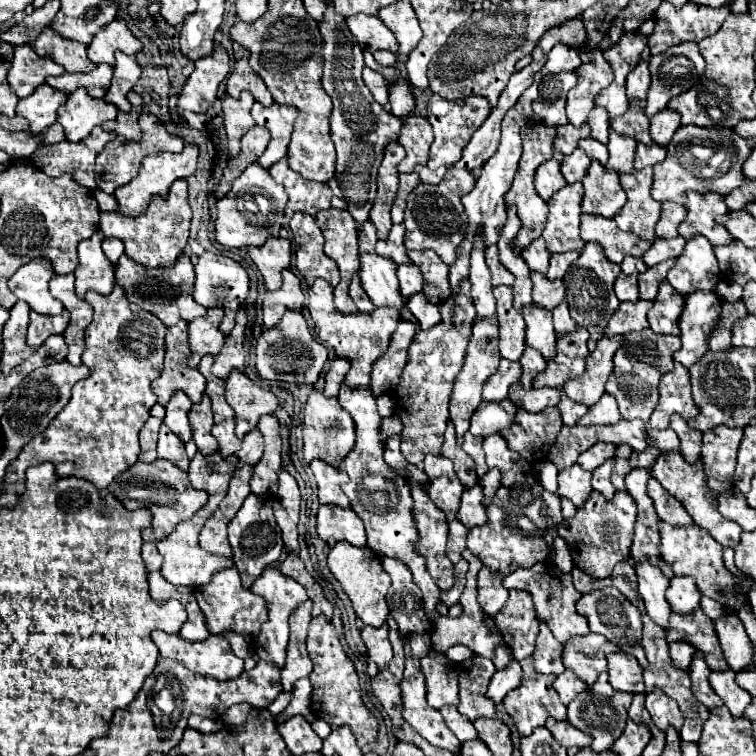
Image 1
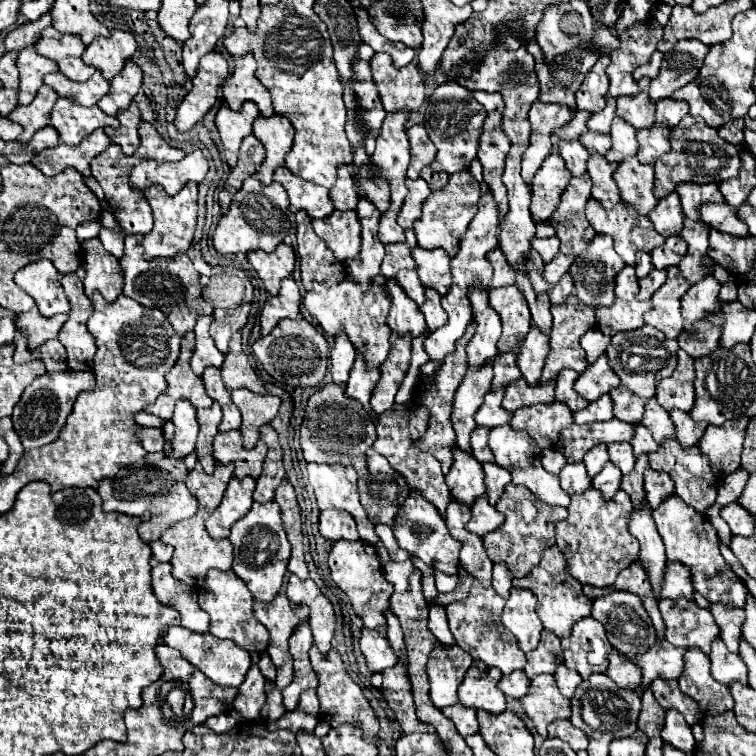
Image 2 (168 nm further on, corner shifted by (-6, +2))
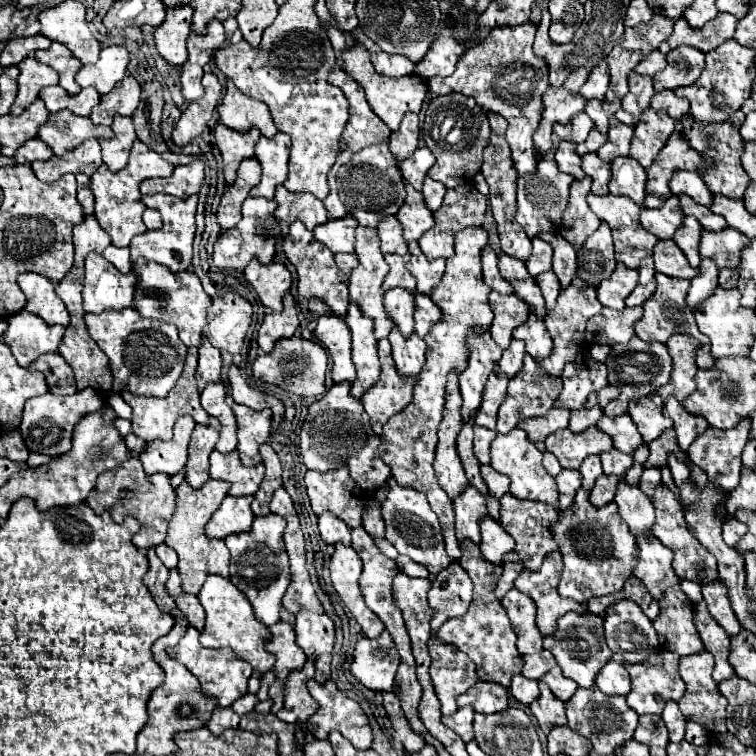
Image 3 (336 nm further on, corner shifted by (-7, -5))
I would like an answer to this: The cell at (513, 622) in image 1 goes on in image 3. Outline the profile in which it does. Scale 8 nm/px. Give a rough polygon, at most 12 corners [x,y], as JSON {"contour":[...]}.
{"contour":[[510,589],[502,607],[518,635],[520,653],[542,651],[536,607]]}

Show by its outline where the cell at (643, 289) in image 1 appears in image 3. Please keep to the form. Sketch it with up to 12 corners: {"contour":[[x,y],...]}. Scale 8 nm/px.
{"contour":[[656,283],[636,285],[626,297],[626,305],[636,307],[650,299]]}

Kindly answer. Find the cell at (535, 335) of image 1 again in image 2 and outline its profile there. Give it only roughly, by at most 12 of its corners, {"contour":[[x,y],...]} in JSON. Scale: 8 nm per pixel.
{"contour":[[517,272],[515,286],[529,304],[533,326],[549,336],[549,296],[533,292],[529,278]]}

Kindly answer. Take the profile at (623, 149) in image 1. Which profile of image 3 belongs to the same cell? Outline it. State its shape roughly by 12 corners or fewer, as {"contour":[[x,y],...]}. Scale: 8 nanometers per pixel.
{"contour":[[610,117],[608,141],[598,149],[604,161],[626,157],[634,127]]}

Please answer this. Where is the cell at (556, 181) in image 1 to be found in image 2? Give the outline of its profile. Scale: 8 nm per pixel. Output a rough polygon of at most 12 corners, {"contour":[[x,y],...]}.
{"contour":[[549,154],[533,178],[531,216],[551,218],[571,174]]}

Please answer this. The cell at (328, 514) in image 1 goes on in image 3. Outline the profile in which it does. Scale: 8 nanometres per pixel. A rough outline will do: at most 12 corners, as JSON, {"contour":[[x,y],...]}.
{"contour":[[328,511],[318,517],[326,543],[350,545],[350,527]]}

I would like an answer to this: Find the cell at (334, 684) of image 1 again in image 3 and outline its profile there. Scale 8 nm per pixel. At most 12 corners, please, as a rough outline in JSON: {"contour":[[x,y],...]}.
{"contour":[[308,681],[318,711],[306,729],[316,739],[342,733],[370,749],[372,729],[360,705],[334,681]]}

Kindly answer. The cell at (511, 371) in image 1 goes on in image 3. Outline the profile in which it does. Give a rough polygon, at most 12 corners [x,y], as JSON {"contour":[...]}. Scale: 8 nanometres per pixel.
{"contour":[[512,339],[502,359],[496,373],[514,377],[522,369],[524,343]]}

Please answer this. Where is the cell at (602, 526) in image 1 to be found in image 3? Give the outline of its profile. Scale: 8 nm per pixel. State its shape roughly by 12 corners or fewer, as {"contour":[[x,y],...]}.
{"contour":[[578,489],[552,535],[558,593],[586,603],[620,591],[638,563],[616,503]]}

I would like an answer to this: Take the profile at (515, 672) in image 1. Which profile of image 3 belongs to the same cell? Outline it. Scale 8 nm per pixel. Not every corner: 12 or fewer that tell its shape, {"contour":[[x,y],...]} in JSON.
{"contour":[[514,675],[510,693],[522,705],[538,699],[538,681]]}

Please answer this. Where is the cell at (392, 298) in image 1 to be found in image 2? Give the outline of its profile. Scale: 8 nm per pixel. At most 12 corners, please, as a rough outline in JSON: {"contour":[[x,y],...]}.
{"contour":[[387,278],[391,312],[387,324],[397,334],[427,330],[421,310],[393,278]]}

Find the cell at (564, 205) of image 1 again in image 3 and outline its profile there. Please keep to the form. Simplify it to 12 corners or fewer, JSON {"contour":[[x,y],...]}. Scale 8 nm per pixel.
{"contour":[[590,179],[570,185],[560,235],[574,247],[600,227],[586,195]]}

